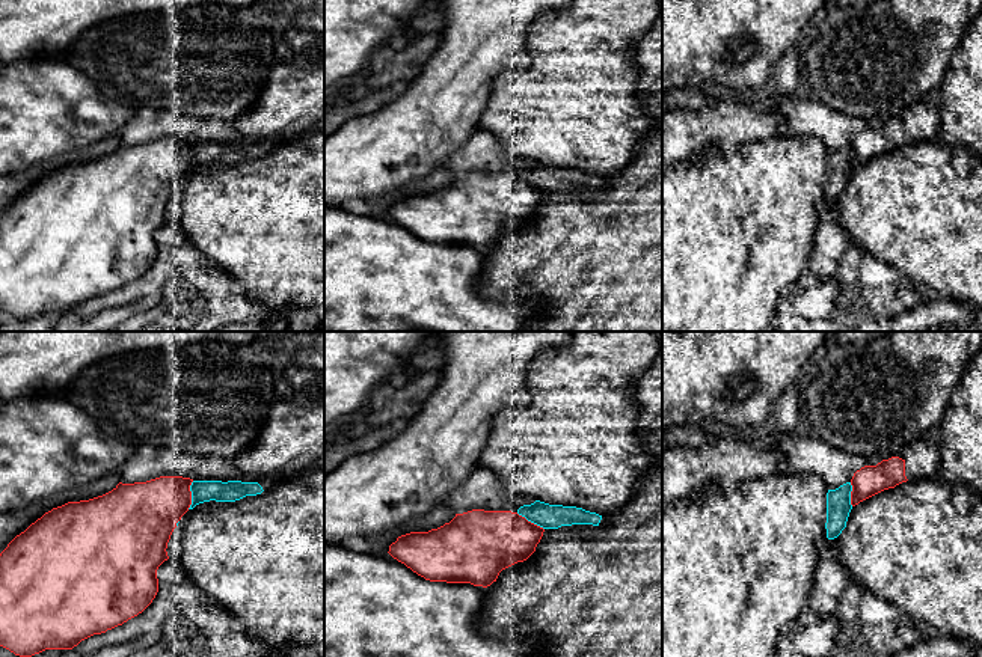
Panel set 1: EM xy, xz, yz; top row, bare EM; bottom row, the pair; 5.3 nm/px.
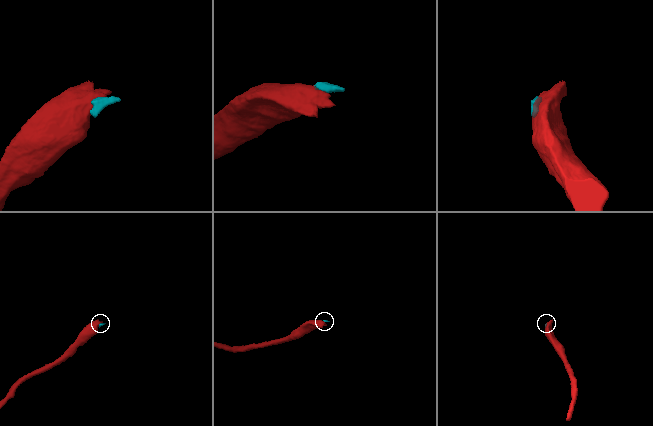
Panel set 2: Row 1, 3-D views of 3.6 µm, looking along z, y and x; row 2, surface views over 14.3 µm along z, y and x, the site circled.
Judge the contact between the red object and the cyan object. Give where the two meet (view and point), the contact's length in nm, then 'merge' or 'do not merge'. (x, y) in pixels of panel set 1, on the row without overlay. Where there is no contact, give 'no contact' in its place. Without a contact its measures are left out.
contact xy (190, 157); length 160 nm; do not merge

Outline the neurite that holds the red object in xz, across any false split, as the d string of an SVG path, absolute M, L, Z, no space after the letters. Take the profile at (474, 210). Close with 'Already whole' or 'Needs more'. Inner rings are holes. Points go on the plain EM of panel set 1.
M472 172L428 194L410 194L389 208L389 217L430 244L471 246L487 250L499 235L526 223L545 191L511 173Z. Already whole

